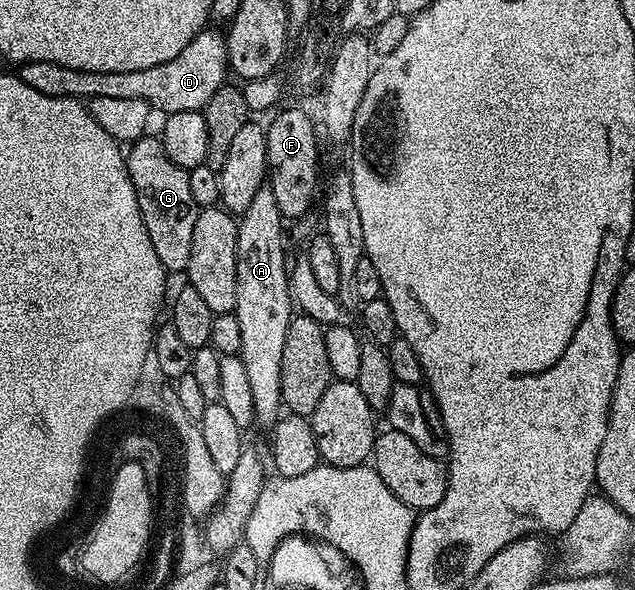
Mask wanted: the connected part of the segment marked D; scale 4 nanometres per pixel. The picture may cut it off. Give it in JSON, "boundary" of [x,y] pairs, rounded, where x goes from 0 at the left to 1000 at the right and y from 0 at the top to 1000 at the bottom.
{"boundary":[[[326,47],[310,58],[283,88],[258,108],[214,122],[132,122],[129,117],[104,115],[80,103],[50,103],[36,107],[28,119],[30,131],[41,142],[76,163],[140,169],[151,163],[187,164],[195,168],[224,168],[238,185],[252,186],[257,195],[287,188],[323,185],[328,169],[354,144],[361,124],[357,75],[354,59],[345,51]]]}

